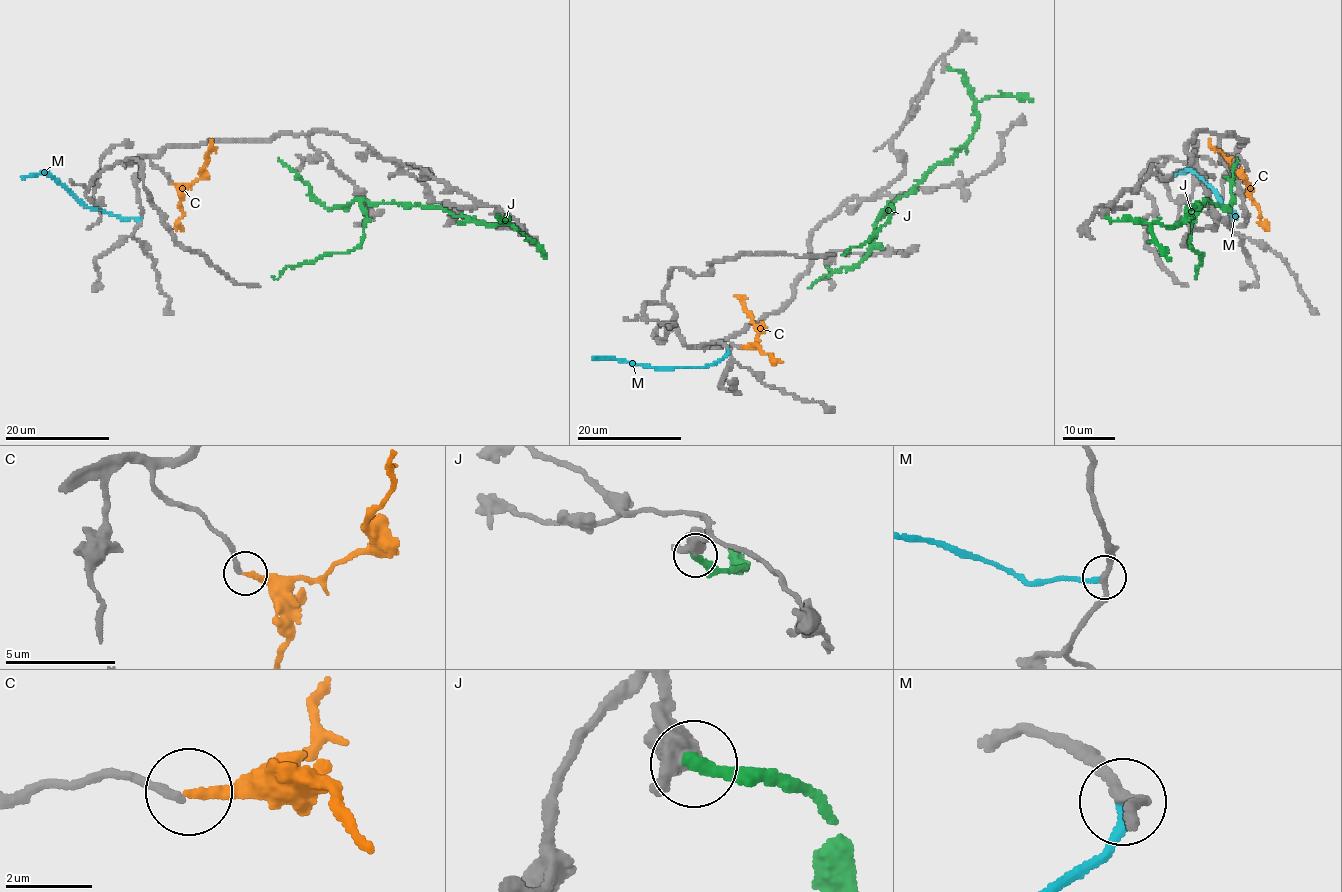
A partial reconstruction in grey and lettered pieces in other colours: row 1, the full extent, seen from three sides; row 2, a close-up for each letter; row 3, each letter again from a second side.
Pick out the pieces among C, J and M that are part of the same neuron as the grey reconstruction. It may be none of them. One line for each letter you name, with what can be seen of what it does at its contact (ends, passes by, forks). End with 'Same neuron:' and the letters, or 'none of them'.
C: it ends
Same neuron: C

